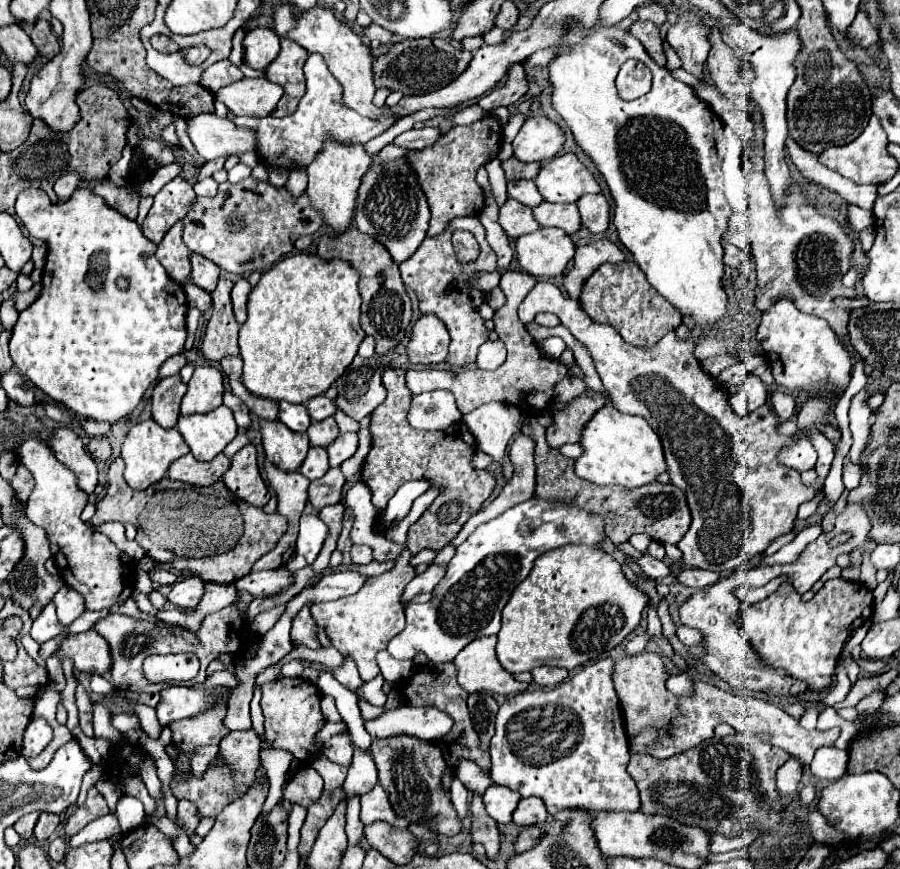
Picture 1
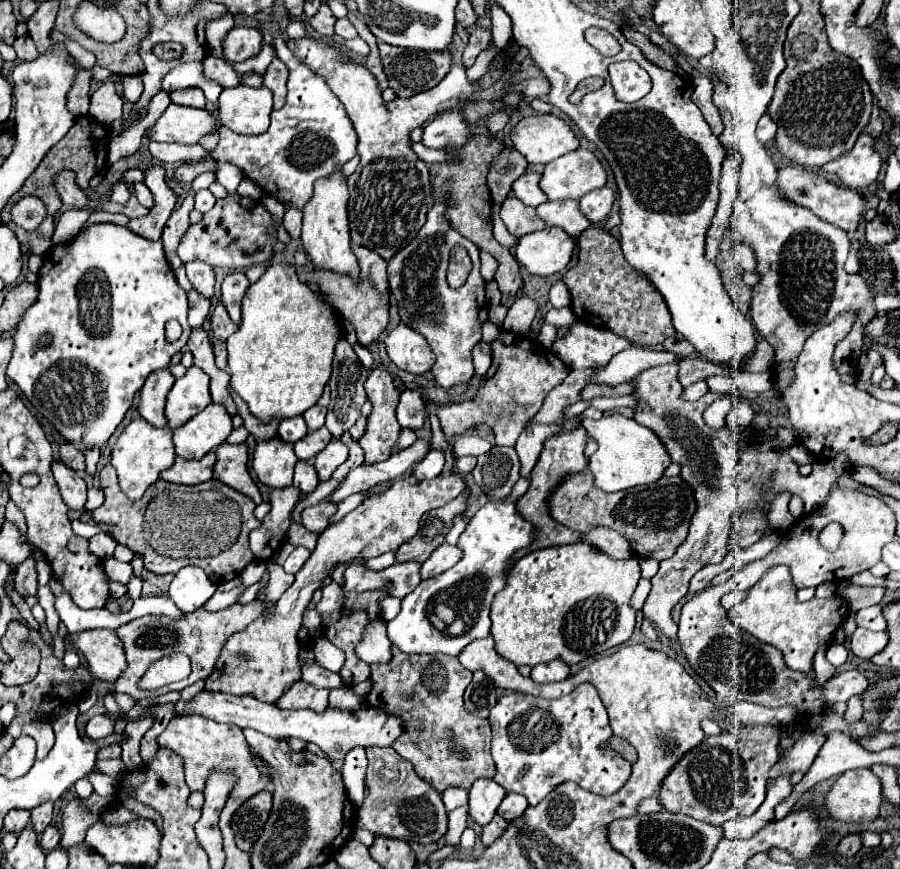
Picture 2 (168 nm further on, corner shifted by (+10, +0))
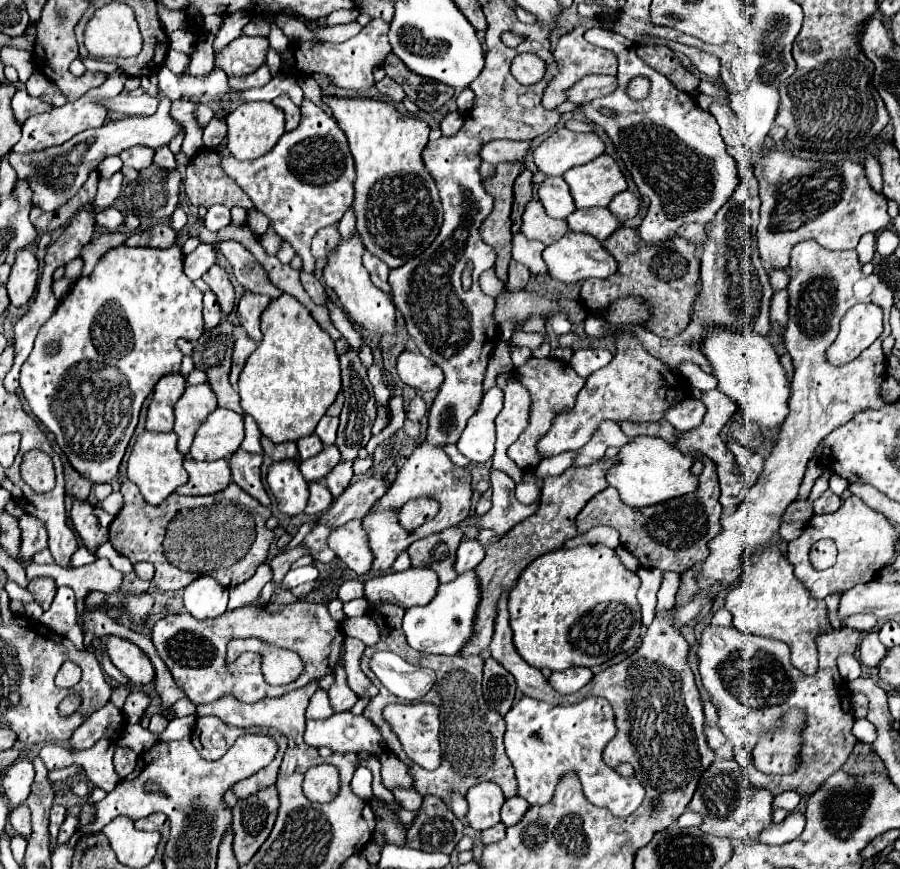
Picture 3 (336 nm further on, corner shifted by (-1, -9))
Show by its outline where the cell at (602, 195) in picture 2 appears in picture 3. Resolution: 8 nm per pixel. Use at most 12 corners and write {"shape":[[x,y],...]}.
{"shape":[[620,192],[608,204],[618,220],[634,218],[638,196]]}

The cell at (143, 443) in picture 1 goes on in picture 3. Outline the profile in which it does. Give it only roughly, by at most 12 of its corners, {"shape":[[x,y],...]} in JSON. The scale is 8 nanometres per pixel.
{"shape":[[144,430],[128,478],[148,504],[188,480],[174,432]]}

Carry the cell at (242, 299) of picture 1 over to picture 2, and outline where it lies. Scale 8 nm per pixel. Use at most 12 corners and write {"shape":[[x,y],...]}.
{"shape":[[245,273],[225,277],[221,301],[229,317],[241,323],[241,299],[249,289]]}

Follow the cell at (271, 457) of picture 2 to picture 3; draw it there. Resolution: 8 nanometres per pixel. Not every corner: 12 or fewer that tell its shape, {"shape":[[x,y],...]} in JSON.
{"shape":[[298,460],[268,468],[268,486],[280,512],[306,508],[308,482]]}

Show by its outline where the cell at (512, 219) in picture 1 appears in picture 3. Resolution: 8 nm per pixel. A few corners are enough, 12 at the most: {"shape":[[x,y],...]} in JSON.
{"shape":[[536,198],[522,214],[522,234],[547,246],[562,238],[566,222],[548,218]]}

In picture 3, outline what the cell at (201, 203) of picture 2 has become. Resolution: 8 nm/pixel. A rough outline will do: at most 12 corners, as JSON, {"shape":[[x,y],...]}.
{"shape":[[222,204],[208,208],[208,230],[218,232],[230,224],[230,210]]}

